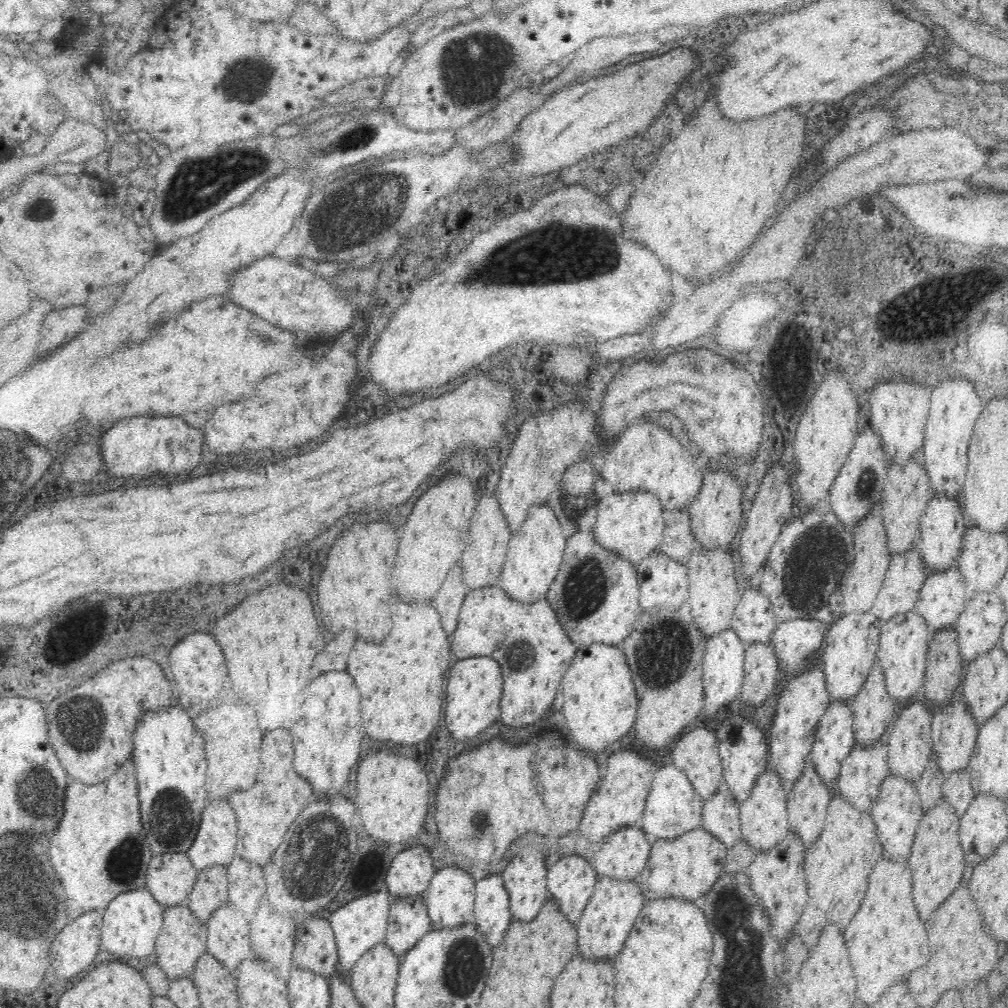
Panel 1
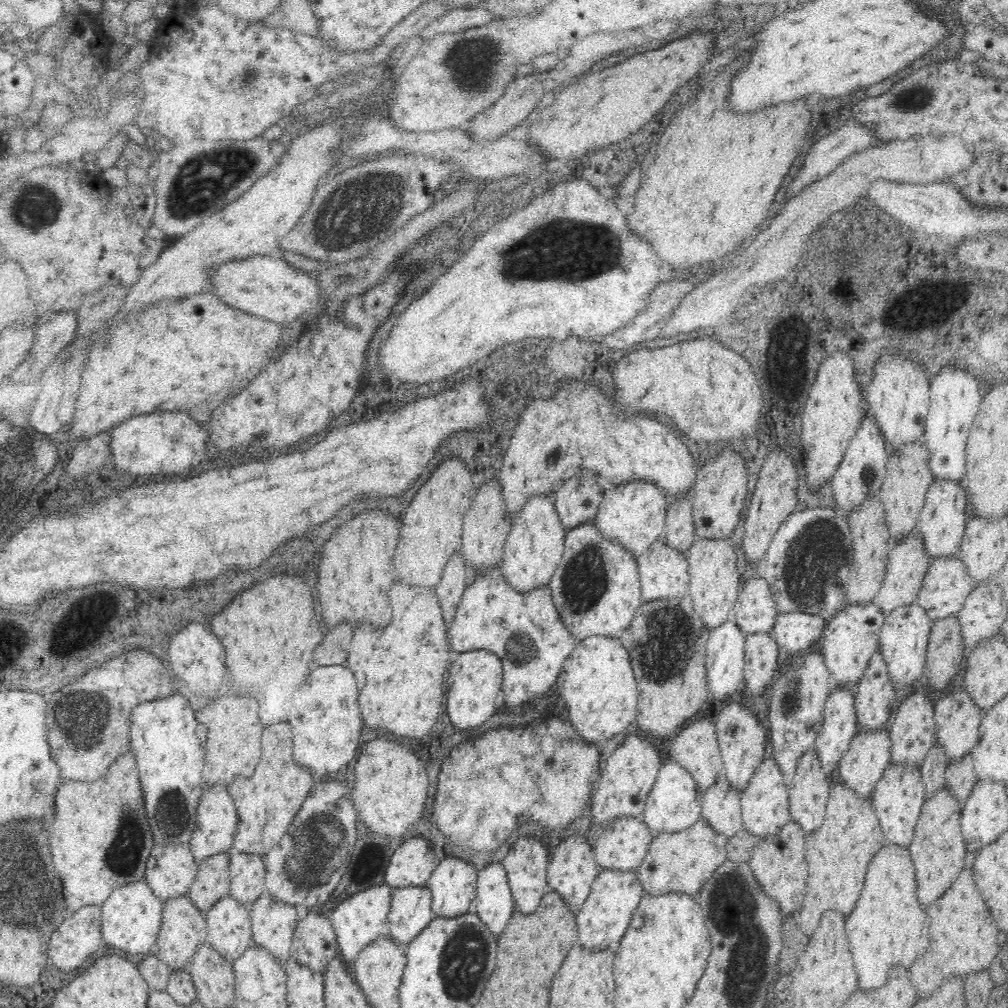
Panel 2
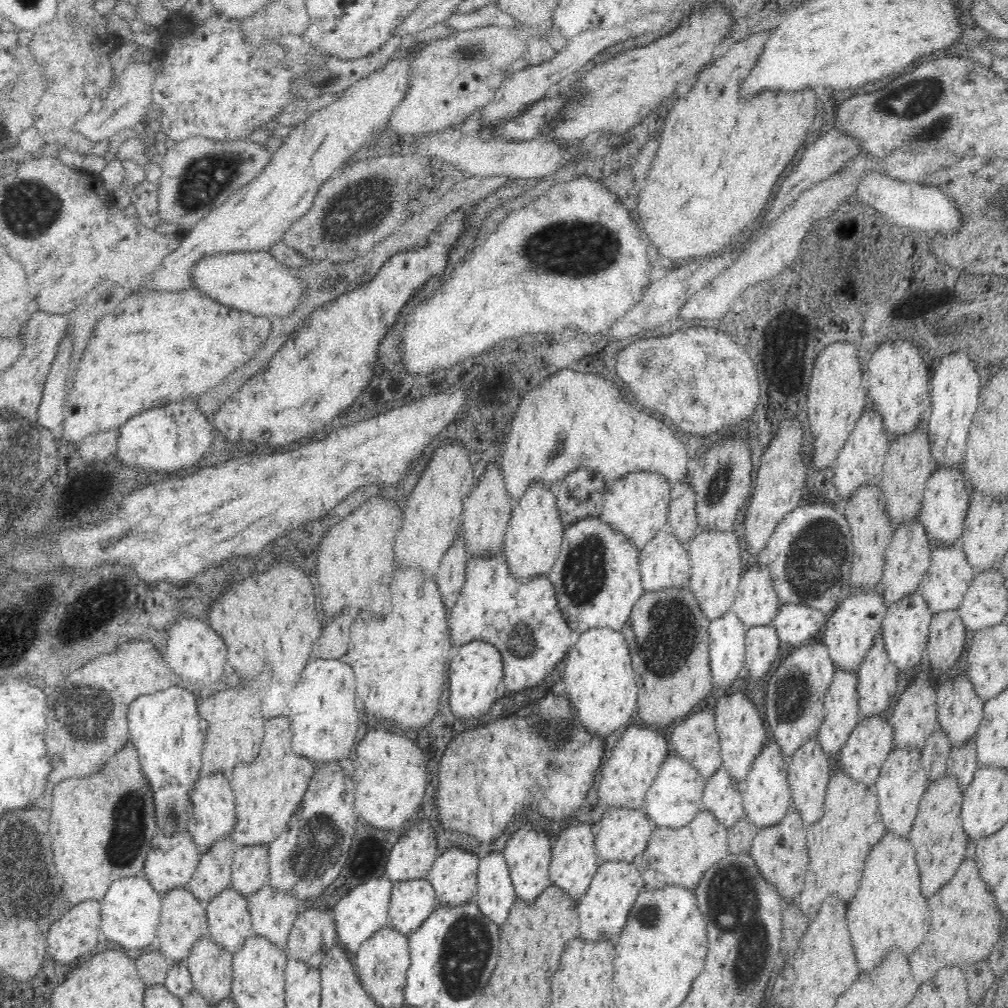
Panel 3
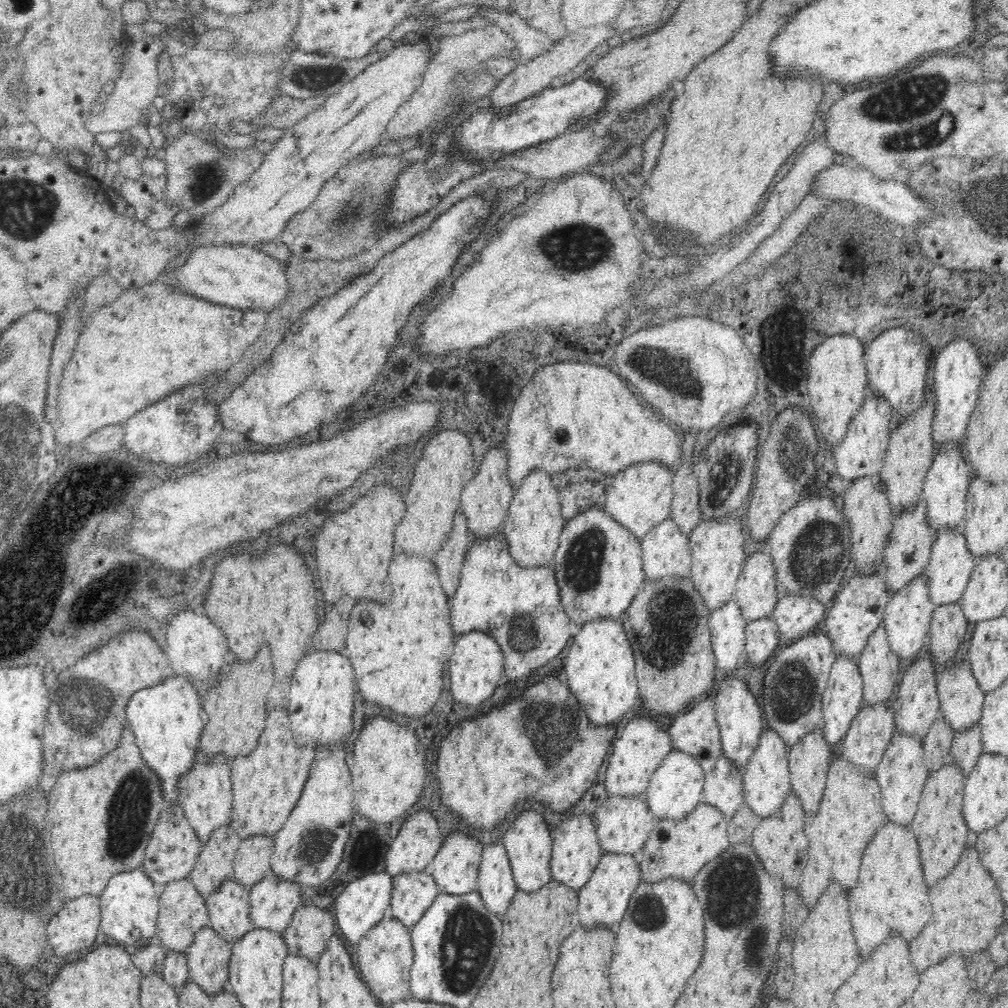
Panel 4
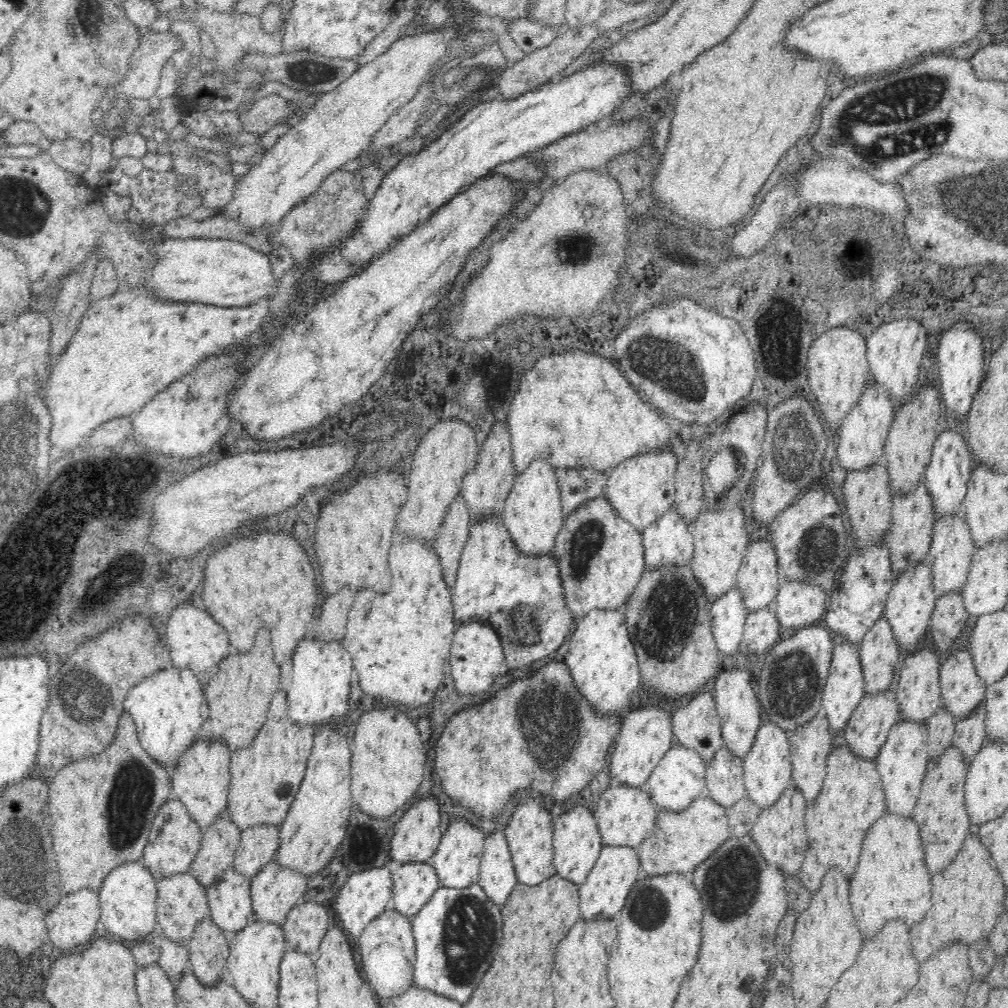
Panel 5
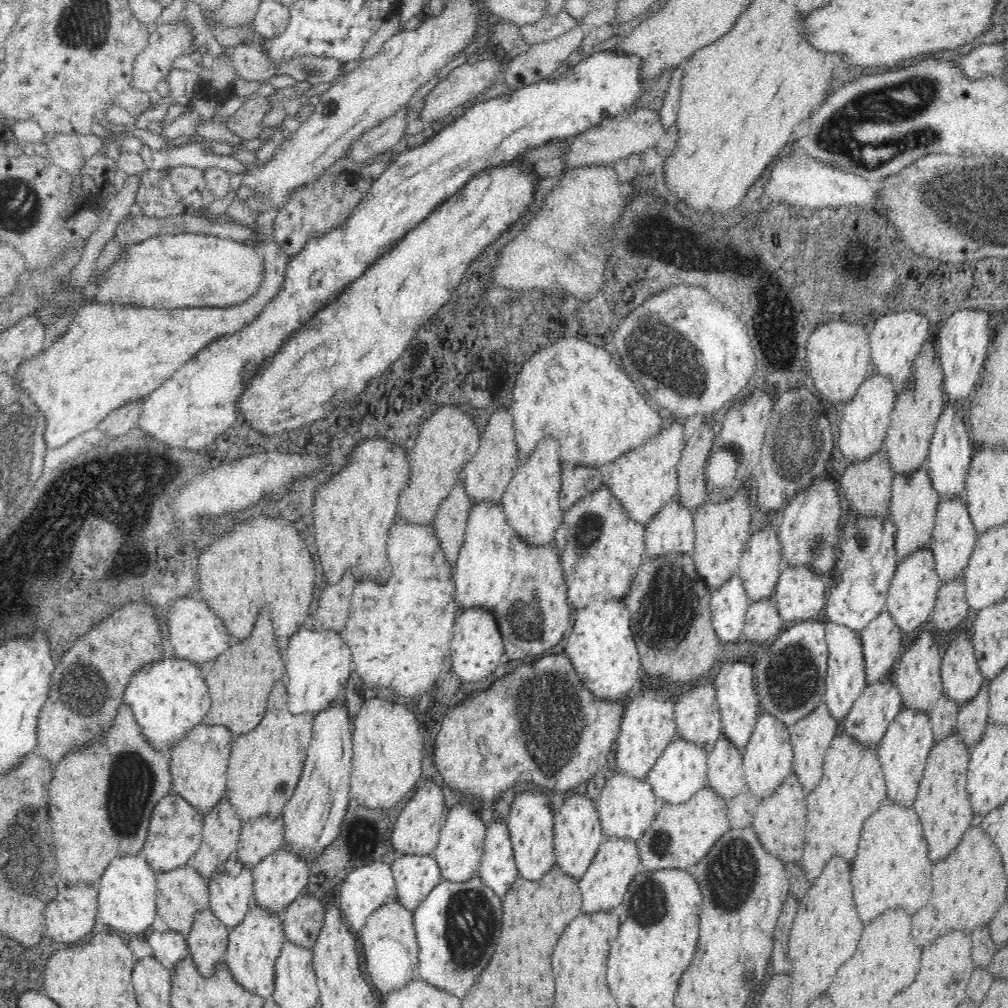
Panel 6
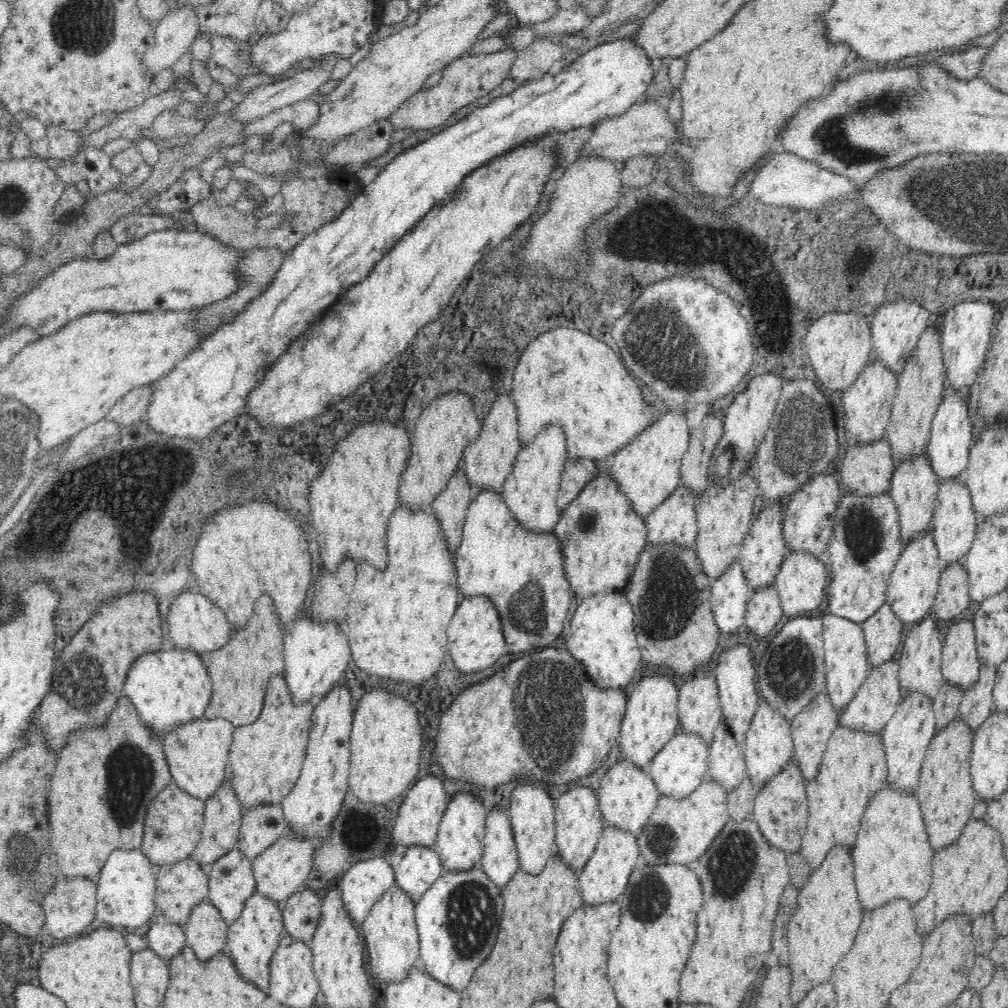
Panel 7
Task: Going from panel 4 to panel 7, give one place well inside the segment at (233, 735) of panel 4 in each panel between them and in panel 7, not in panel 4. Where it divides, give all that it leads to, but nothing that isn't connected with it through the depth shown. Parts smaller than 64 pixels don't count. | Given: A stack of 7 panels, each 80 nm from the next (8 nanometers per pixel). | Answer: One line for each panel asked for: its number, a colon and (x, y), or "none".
5: (244, 681)
6: (240, 680)
7: (240, 672)

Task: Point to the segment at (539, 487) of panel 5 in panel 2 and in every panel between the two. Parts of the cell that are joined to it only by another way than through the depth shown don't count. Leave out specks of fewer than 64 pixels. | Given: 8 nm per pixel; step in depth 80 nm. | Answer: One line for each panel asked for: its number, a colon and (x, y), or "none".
2: (535, 544)
3: (532, 542)
4: (532, 528)

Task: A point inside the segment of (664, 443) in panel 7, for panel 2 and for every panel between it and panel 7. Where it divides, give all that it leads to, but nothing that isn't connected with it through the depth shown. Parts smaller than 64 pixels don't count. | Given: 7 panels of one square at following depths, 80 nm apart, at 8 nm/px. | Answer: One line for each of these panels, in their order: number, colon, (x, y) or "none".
2: (633, 515)
3: (636, 505)
4: (639, 497)
5: (642, 488)
6: (645, 478)

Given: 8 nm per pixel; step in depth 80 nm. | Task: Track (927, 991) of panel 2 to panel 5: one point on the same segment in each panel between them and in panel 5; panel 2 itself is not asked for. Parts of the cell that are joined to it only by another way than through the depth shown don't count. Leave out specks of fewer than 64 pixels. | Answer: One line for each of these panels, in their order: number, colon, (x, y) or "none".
3: (965, 923)
4: (967, 900)
5: (968, 897)

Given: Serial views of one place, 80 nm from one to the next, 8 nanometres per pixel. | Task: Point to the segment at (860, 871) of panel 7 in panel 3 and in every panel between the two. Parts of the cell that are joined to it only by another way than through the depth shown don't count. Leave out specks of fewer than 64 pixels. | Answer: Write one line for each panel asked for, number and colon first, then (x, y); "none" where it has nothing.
3: (888, 911)
4: (891, 896)
5: (891, 877)
6: (892, 870)

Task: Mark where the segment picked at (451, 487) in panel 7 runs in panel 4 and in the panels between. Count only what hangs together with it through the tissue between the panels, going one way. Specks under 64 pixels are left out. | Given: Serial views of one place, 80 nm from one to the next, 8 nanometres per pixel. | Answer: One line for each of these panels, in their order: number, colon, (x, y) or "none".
4: (449, 561)
5: (454, 532)
6: (452, 515)

